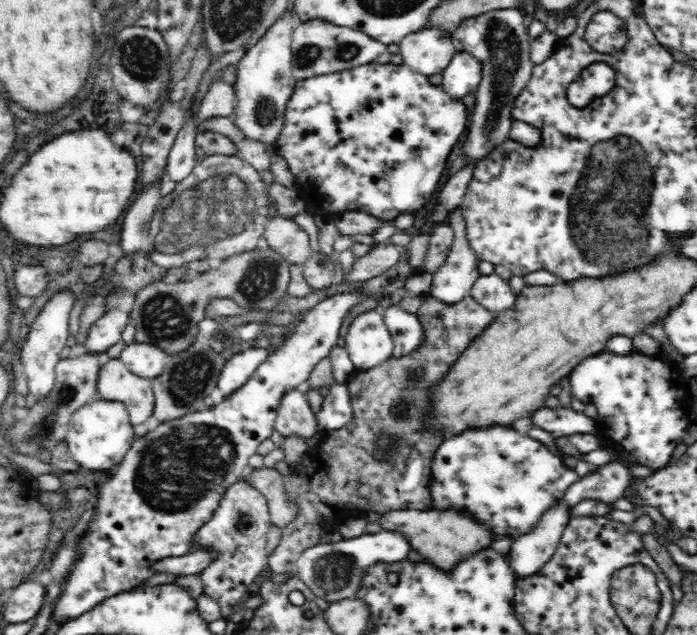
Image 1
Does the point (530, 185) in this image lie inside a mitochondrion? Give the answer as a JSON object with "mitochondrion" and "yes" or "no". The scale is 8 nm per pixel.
{"mitochondrion":"no"}

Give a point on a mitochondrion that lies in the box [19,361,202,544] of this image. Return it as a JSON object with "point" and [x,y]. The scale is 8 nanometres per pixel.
{"point":[42,427]}

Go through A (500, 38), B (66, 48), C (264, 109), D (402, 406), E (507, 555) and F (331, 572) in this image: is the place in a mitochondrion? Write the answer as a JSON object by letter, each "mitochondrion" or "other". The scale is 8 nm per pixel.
{"A":"mitochondrion","B":"other","C":"mitochondrion","D":"mitochondrion","E":"other","F":"mitochondrion"}

